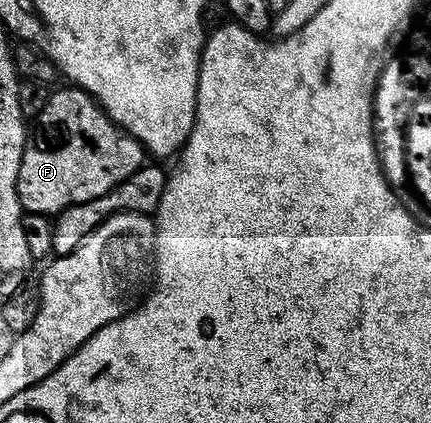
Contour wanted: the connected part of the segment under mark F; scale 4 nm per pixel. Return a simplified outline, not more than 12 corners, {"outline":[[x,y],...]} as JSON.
{"outline":[[84,89],[51,91],[20,162],[26,212],[92,202],[144,163]]}

